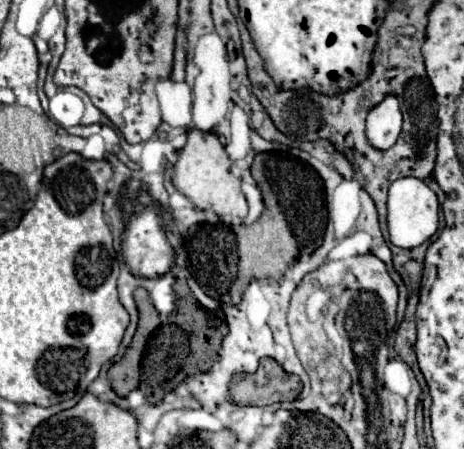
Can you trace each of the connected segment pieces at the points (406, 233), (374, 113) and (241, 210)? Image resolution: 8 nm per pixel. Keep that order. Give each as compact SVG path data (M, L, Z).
M403 177L391 183L389 199L387 199L387 227L389 227L389 241L403 249L413 249L425 243L439 225L439 203L437 195L415 177Z
M389 93L367 115L367 139L377 149L389 149L401 135L401 125L401 101L395 93Z
M187 131L187 145L177 153L173 183L199 209L213 209L217 215L247 215L247 201L241 191L241 179L233 173L233 161L219 141L219 135L211 131Z

